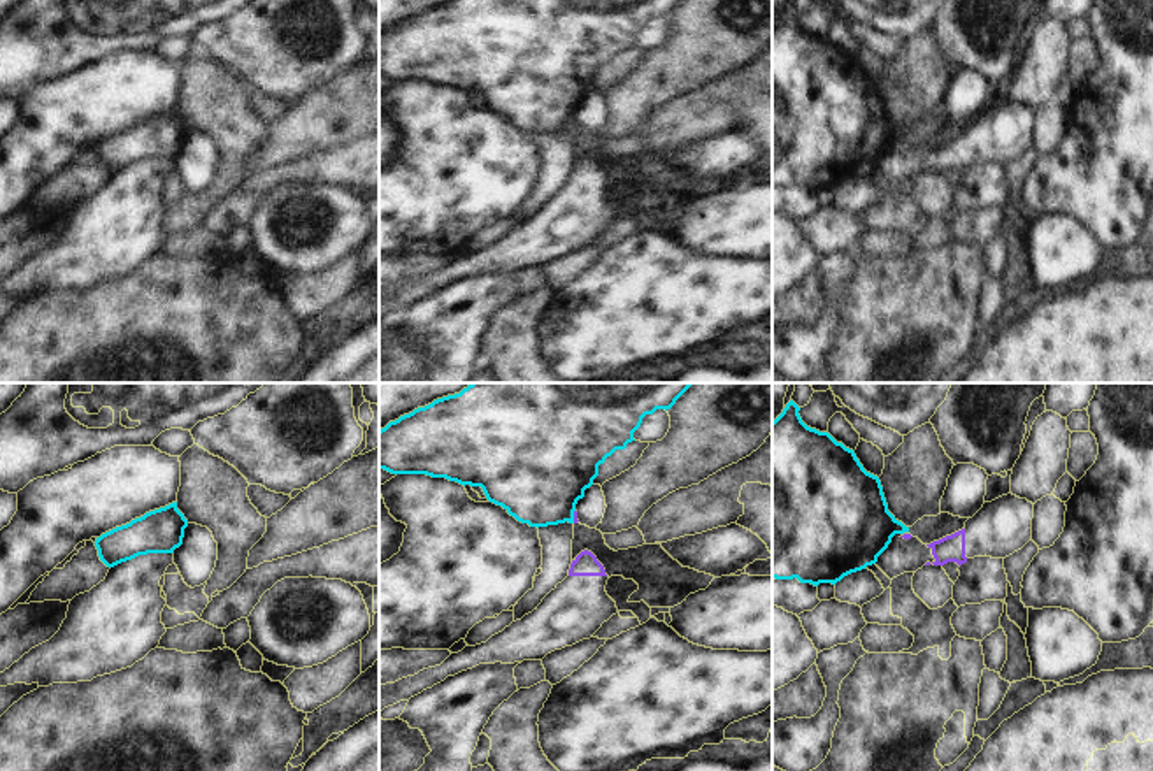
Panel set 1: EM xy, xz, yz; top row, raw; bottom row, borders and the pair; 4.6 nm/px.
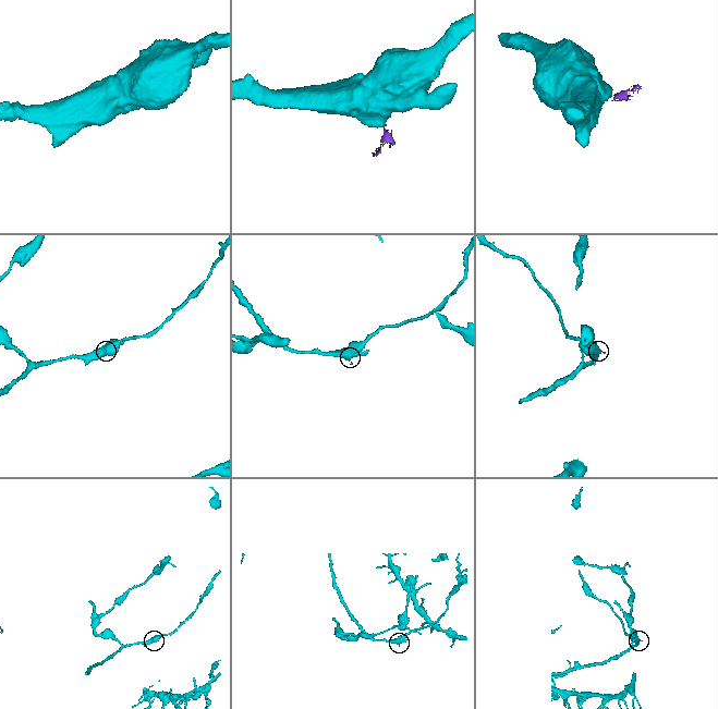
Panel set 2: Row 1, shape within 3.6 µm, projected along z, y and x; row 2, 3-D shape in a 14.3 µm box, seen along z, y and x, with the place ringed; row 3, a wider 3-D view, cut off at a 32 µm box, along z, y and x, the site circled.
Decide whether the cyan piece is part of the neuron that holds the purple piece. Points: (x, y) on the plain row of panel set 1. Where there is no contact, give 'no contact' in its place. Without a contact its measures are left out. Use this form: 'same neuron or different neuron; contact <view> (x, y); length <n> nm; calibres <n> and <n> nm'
different neuron; contact xz (574, 123); length 60 nm; calibres 20 and 420 nm

